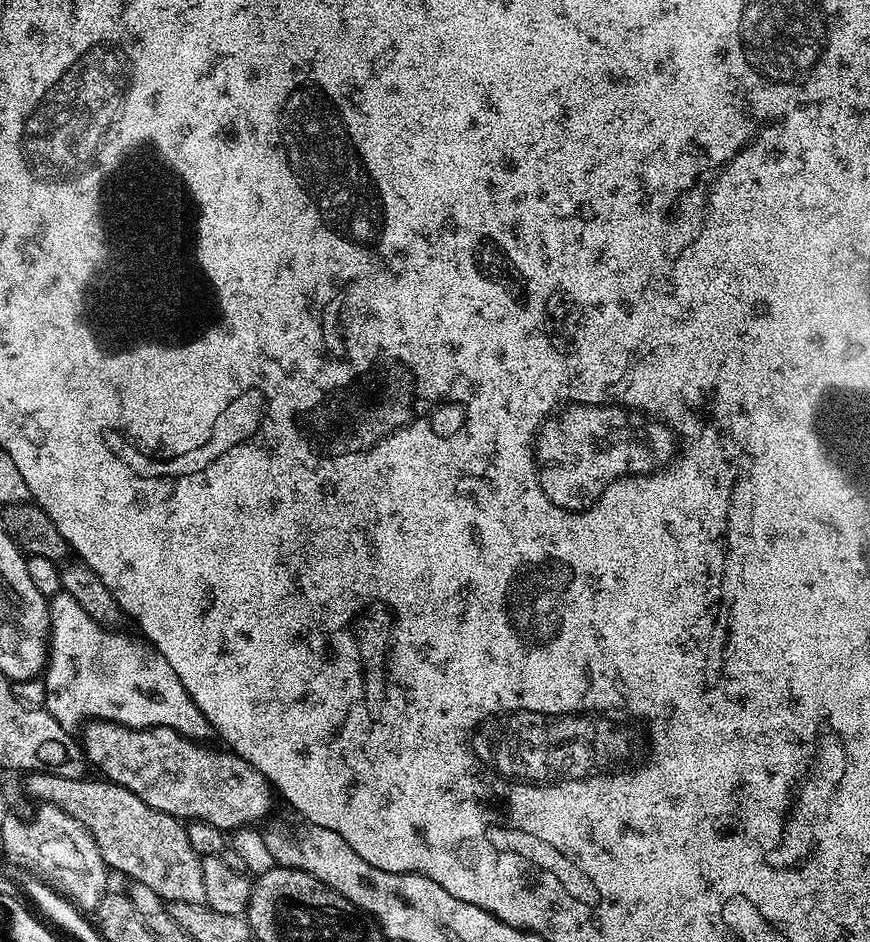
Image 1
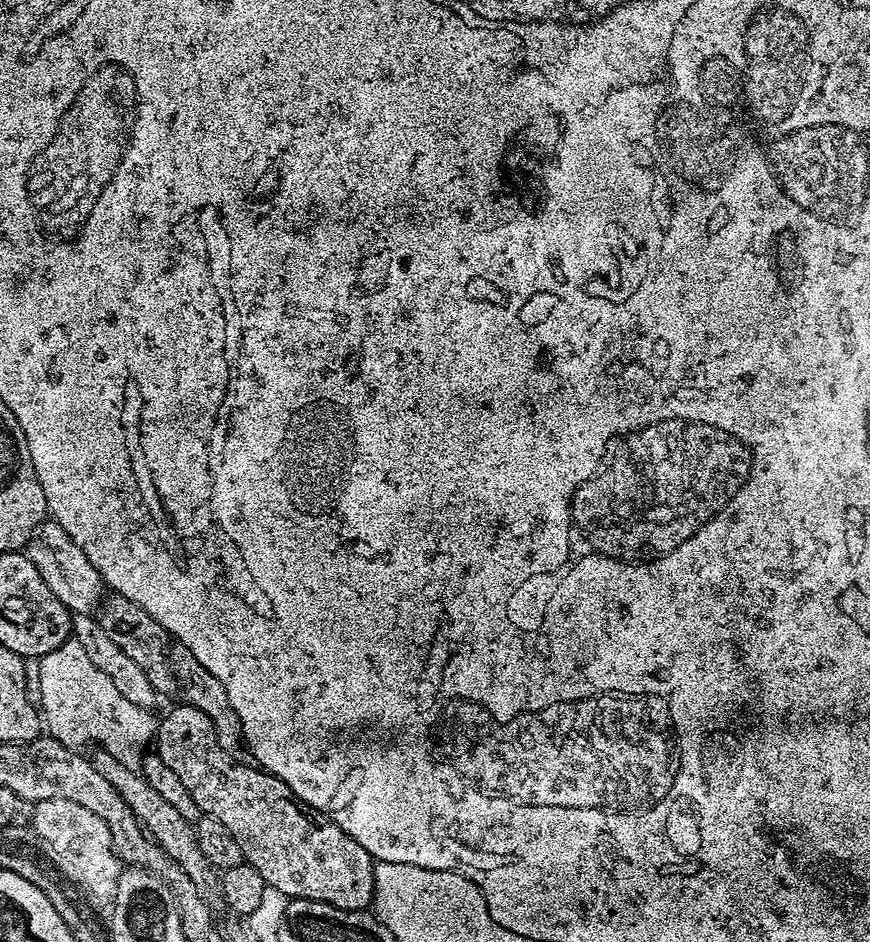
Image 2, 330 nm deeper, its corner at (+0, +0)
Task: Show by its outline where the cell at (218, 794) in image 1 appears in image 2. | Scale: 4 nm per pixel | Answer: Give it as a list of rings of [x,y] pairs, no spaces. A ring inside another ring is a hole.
[[[183,702],[168,712],[165,720],[161,719],[156,726],[154,752],[178,774],[182,786],[190,790],[190,798],[198,802],[201,813],[210,818],[218,818],[218,822],[226,825],[226,830],[234,834],[238,846],[242,846],[244,863],[254,866],[258,874],[262,874],[265,885],[280,890],[282,894],[297,900],[321,900],[330,906],[338,906],[338,910],[351,912],[365,911],[372,903],[374,894],[374,861],[372,855],[346,830],[342,830],[333,822],[331,816],[324,815],[307,804],[300,803],[296,795],[276,776],[265,772],[259,766],[251,764],[234,764],[230,754],[222,750],[216,737],[214,726],[202,710]]]

